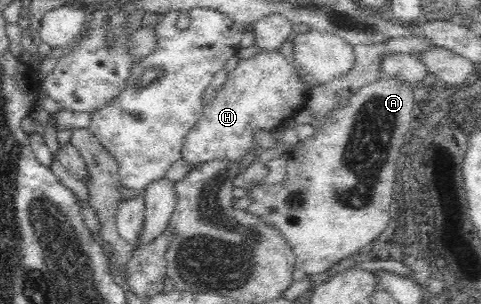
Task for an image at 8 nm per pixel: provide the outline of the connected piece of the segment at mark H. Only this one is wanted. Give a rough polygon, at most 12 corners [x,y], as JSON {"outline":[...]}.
{"outline":[[277,51],[240,60],[186,134],[181,158],[240,162],[306,108]]}

